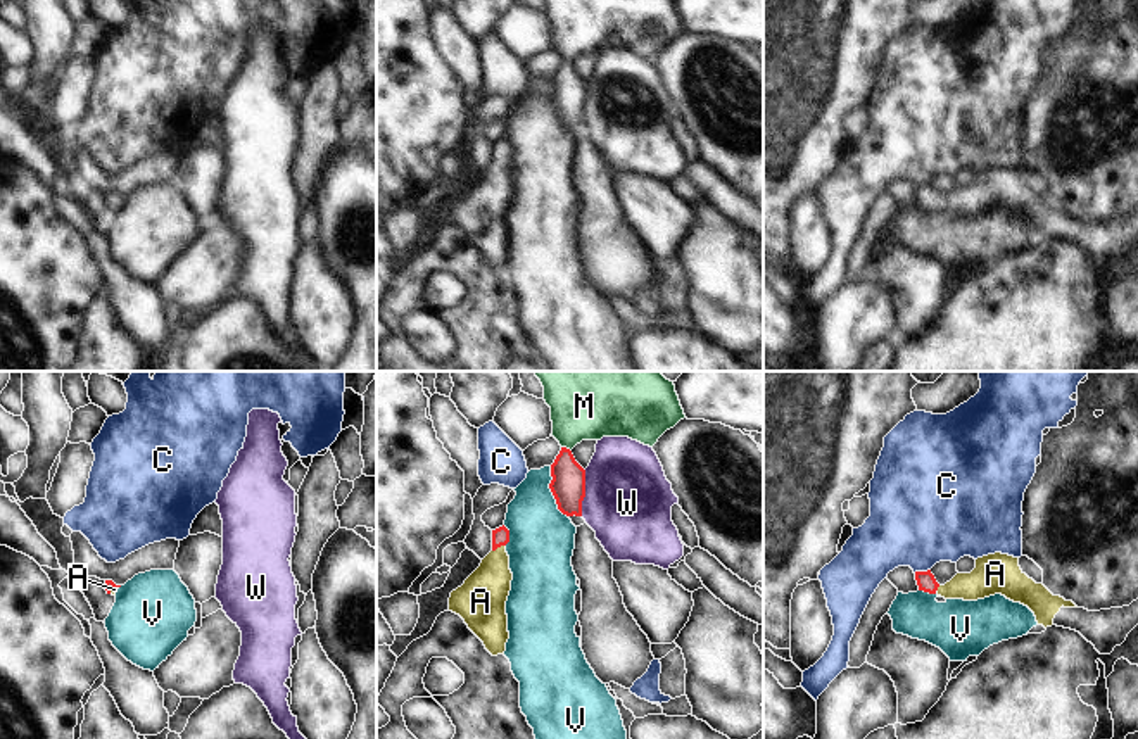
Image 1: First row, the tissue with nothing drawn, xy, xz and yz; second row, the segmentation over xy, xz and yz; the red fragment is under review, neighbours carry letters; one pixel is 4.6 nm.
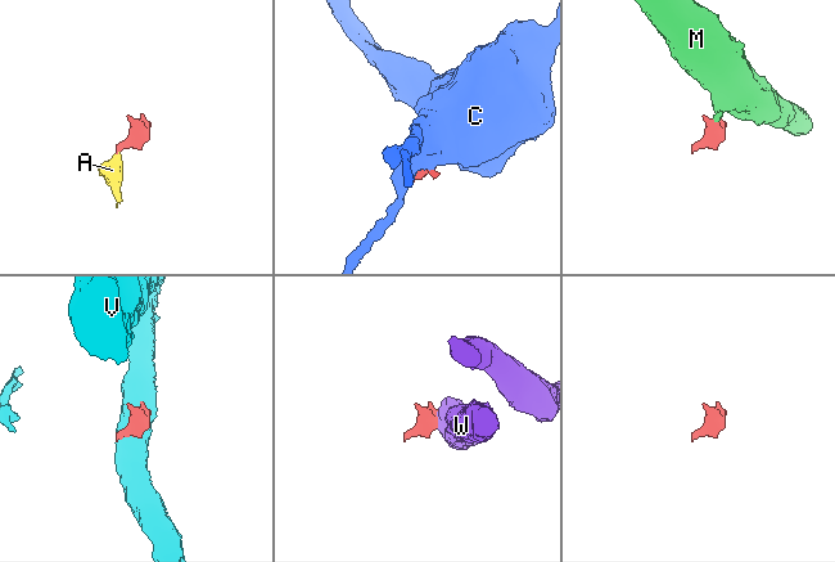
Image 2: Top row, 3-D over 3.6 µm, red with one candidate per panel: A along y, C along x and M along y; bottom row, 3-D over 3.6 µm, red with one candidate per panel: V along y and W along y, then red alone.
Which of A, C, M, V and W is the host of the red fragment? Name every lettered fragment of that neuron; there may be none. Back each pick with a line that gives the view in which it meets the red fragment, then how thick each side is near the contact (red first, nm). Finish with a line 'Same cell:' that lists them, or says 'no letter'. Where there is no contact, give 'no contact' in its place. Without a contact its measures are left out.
A: meets red in xz; 80 nm thick on the red side, 220 nm on the other
Same cell: A

